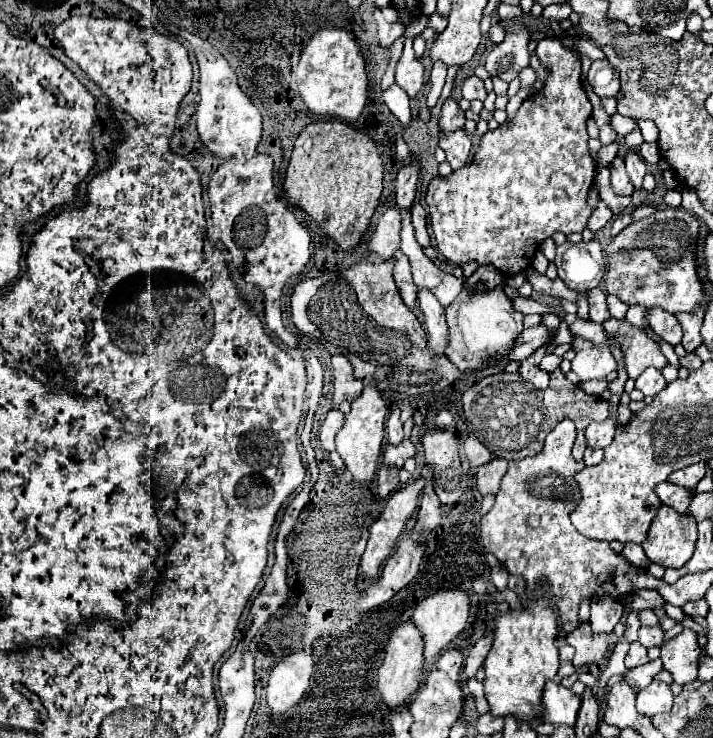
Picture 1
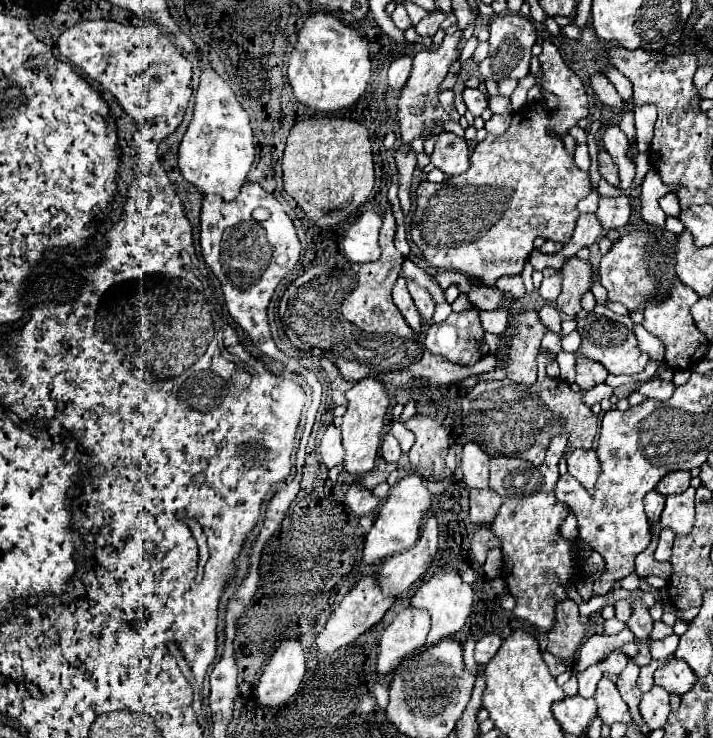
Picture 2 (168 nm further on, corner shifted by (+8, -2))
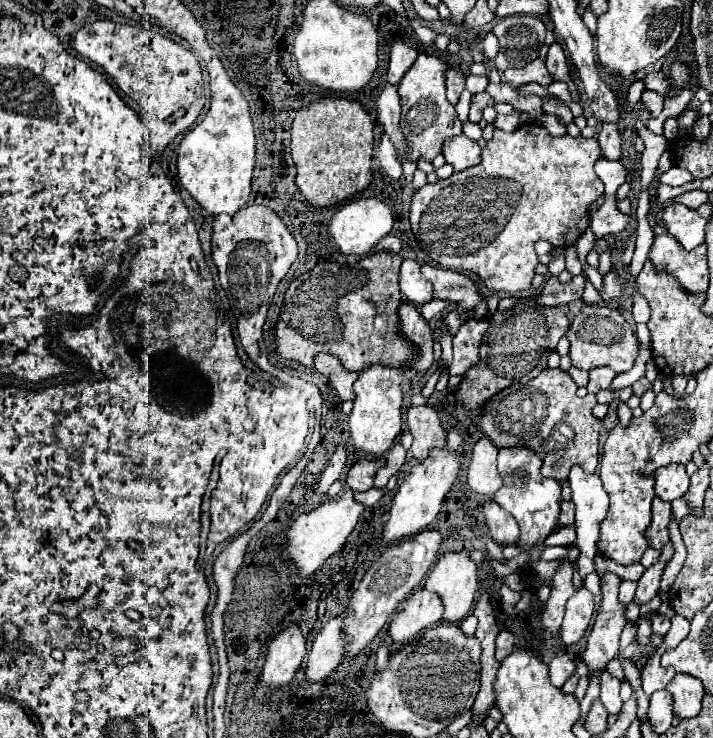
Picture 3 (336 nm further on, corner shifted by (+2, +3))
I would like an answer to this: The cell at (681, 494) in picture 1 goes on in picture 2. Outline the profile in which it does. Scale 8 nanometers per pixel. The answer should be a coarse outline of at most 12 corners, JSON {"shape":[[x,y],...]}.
{"shape":[[658,491],[644,497],[646,515],[656,521],[664,509],[666,497]]}

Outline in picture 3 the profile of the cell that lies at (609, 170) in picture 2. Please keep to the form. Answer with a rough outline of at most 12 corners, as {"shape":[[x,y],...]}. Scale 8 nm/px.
{"shape":[[602,122],[598,142],[608,160],[620,160],[620,132]]}

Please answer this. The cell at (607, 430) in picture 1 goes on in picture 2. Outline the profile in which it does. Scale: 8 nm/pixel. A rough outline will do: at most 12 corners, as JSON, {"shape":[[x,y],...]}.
{"shape":[[574,449],[568,473],[592,489],[600,473],[596,449]]}

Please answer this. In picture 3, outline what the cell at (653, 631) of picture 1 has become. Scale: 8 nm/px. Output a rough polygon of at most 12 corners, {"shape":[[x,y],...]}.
{"shape":[[672,542],[638,580],[636,600],[646,604],[660,588],[662,572],[674,556]]}

